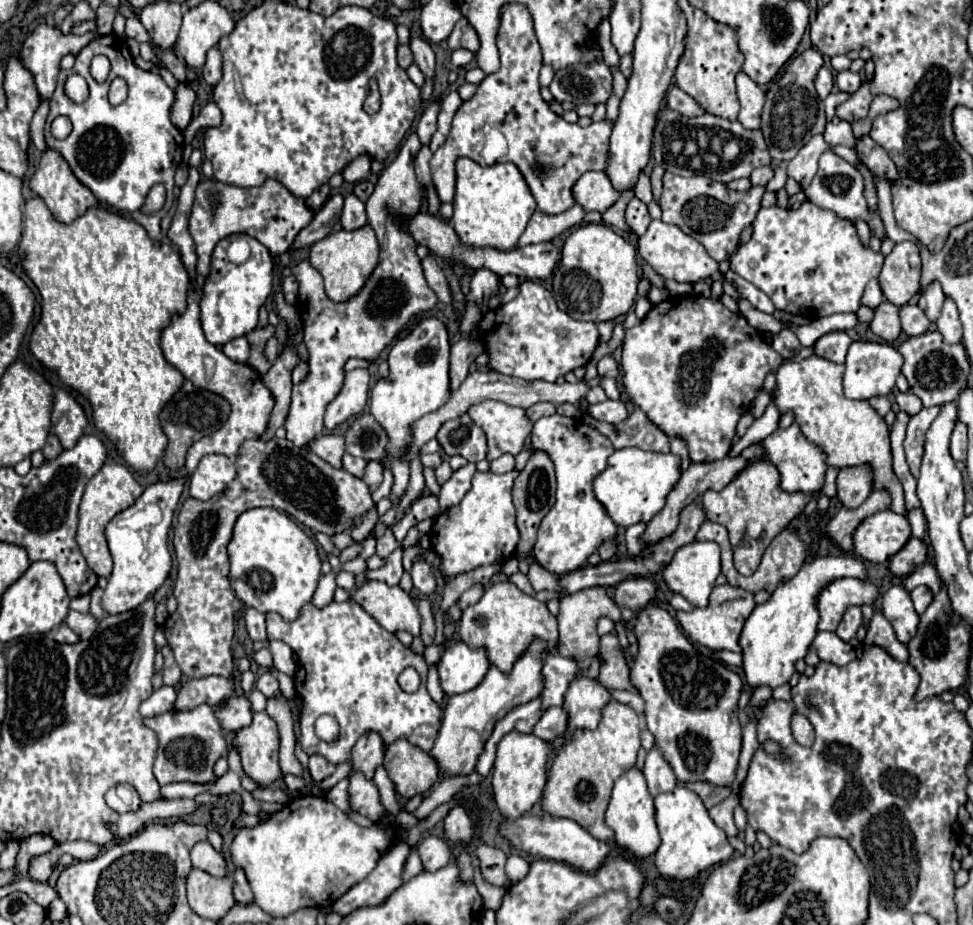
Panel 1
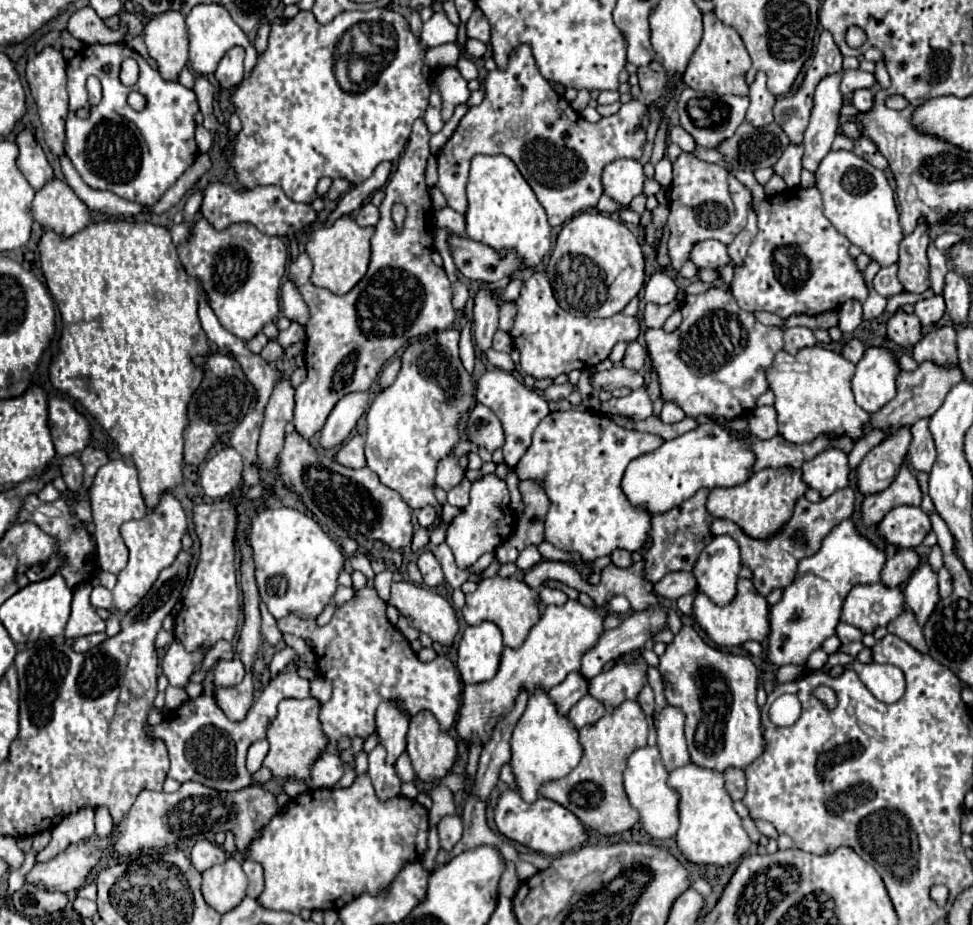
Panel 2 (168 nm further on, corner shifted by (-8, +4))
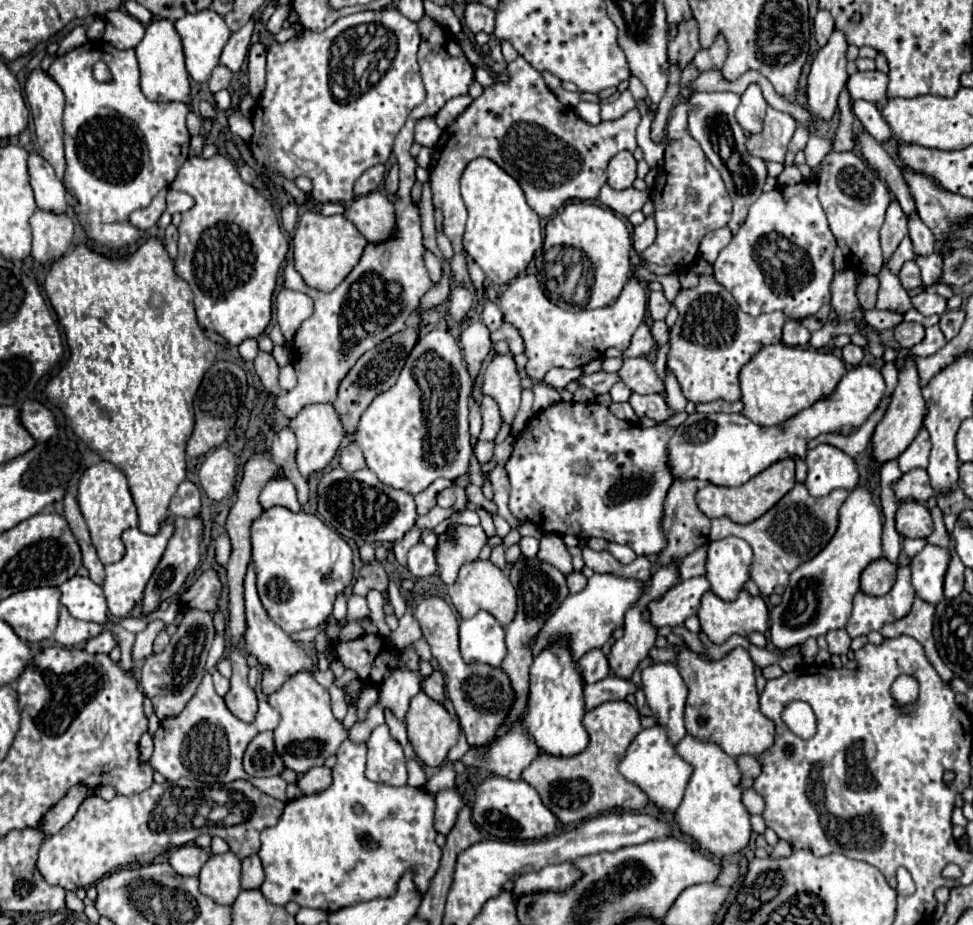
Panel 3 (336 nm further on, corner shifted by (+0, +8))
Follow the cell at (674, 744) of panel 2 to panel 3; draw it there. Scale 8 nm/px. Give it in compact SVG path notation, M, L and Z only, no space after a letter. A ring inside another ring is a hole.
M656 662L642 670L642 690L652 708L656 722L668 722L672 742L678 742L684 730L684 702L688 686L674 662Z

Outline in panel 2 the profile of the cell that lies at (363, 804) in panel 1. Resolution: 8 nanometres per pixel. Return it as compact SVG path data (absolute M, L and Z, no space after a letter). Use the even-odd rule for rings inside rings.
M380 744L368 754L368 776L370 776L370 782L372 782L374 790L376 790L376 796L382 802L398 796L400 794L400 786L402 786L402 782L394 774L394 768L388 766L384 762L384 758L386 758L384 746L380 746Z

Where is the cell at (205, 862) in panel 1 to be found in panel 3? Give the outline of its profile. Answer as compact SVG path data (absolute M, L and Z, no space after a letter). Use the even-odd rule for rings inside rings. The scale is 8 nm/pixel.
M186 844L186 846L180 846L180 848L172 850L172 854L168 858L168 864L180 876L198 876L200 868L204 866L206 860L208 860L206 850L194 846L194 844Z

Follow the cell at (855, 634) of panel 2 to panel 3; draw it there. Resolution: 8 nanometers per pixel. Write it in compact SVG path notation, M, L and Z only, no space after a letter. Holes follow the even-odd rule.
M832 630L826 634L826 640L828 640L828 652L830 654L842 656L850 650L850 636L846 630Z

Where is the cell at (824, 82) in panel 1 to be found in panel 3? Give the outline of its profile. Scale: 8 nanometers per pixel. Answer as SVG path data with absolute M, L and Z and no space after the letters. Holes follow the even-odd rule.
M874 70L874 72L856 72L848 78L848 90L852 100L868 100L868 102L882 102L886 98L888 88L888 74Z

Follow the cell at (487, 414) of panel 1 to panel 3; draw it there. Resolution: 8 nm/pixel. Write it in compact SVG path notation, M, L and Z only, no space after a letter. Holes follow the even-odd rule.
M510 354L506 356L496 356L486 372L484 372L484 386L482 392L496 398L500 412L502 412L502 420L512 422L518 406L520 406L520 374L516 368L516 362Z

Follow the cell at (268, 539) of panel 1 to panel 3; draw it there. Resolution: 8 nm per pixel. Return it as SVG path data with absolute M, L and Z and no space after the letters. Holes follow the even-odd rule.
M274 506L252 524L252 562L258 574L258 594L270 618L288 634L304 628L314 628L328 620L336 598L354 580L352 558L354 554L348 542L336 530L328 528L322 520L318 520L314 514L296 514L288 508Z

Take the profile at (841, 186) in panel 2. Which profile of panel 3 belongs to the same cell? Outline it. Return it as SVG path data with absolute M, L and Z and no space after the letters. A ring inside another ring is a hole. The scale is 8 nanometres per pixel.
M830 152L822 160L822 172L816 180L818 196L824 206L826 218L830 222L832 234L838 240L838 246L846 258L850 270L860 276L878 274L882 268L882 254L880 254L880 240L878 232L884 222L886 208L890 206L890 190L886 184L874 174L874 170L856 154L852 152Z

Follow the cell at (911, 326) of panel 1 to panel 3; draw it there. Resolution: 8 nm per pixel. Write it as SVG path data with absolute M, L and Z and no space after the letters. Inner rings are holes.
M920 292L912 298L912 304L924 316L946 312L946 300L936 292Z

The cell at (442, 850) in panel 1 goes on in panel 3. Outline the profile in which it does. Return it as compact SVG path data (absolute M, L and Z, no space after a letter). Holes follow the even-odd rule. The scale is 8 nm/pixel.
M446 788L436 794L436 816L434 816L434 826L440 834L448 834L452 826L456 824L458 810L464 806L464 798L458 792L458 788Z

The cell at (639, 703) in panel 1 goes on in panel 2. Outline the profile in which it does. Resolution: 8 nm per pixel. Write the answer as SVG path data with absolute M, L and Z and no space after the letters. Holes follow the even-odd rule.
M650 686L642 688L642 692L638 694L638 704L646 712L646 716L652 716L652 712L654 712L654 694L652 694Z

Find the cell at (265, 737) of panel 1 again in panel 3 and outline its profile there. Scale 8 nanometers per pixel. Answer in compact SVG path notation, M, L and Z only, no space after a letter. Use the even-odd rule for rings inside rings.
M296 674L292 682L286 682L276 694L270 694L268 702L282 716L278 728L274 730L276 752L284 758L286 768L296 774L322 766L326 758L334 756L338 746L348 738L348 728L332 714L328 690L322 688L310 674Z

